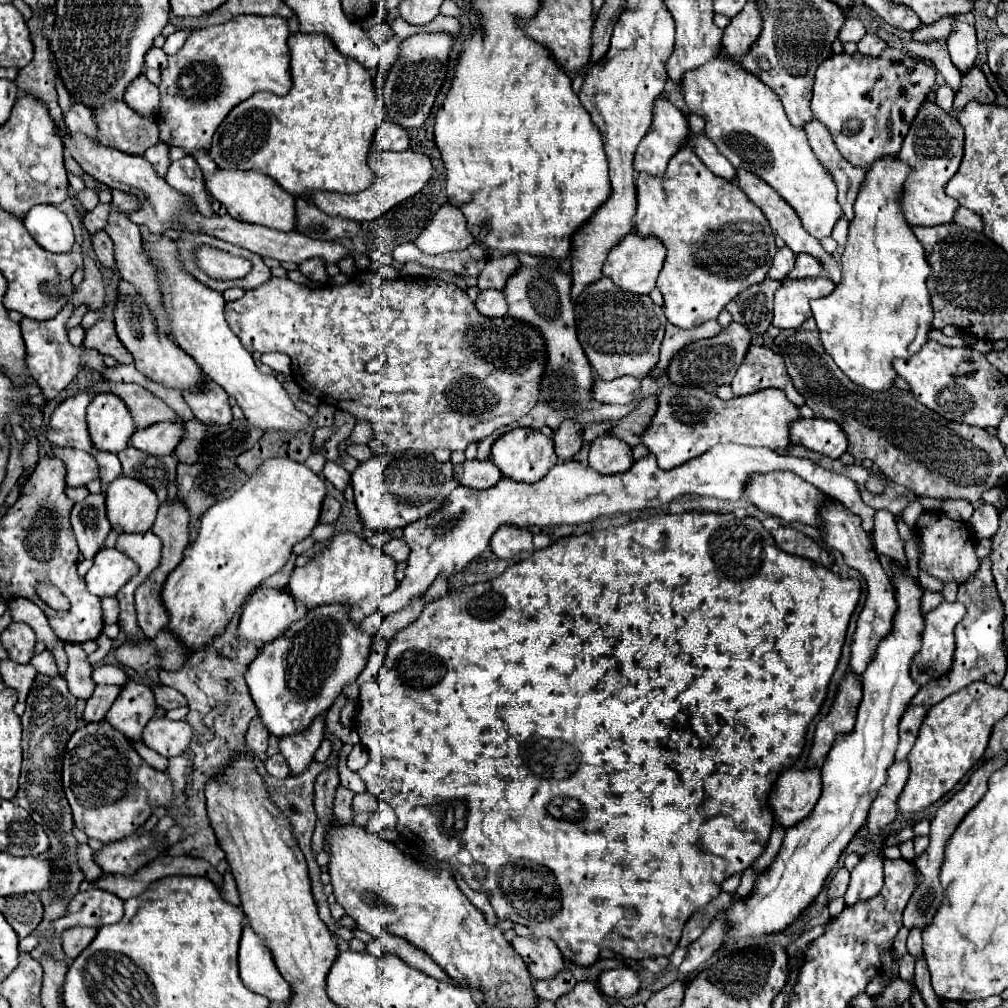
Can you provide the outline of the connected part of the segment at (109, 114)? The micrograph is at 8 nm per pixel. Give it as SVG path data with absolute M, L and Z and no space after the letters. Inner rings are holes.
M111 100L101 108L95 108L93 120L99 128L99 142L125 154L143 156L149 146L159 142L155 118L137 114L125 104L125 100Z

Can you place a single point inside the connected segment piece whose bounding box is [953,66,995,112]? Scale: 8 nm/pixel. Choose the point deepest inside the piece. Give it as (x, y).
(974, 86)

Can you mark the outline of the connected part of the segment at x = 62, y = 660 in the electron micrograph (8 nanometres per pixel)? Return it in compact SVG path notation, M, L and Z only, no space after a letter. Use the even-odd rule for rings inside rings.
M17 598L9 604L11 610L11 618L13 622L23 622L29 624L33 628L33 632L37 634L37 640L43 642L47 646L47 650L53 652L57 666L59 666L59 674L63 676L67 670L67 654L63 650L63 642L55 636L55 632L51 630L47 616L39 610L39 606L35 606L33 602L25 600L25 598Z

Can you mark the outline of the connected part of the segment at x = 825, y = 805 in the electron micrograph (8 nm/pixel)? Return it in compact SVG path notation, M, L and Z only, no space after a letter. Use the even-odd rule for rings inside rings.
M891 564L893 586L897 598L897 612L891 632L879 642L873 660L861 676L863 700L857 708L855 728L849 734L839 734L821 768L823 792L813 812L799 824L787 830L781 852L773 864L757 878L751 896L735 904L729 910L729 936L725 944L735 944L747 936L759 936L765 932L781 932L793 924L805 906L817 898L825 878L835 868L839 856L855 836L855 832L867 820L867 810L877 790L887 782L887 768L895 760L895 748L899 742L899 720L913 696L921 686L911 678L911 662L917 650L921 650L923 614L921 596L923 588L917 578L907 574L907 566Z

